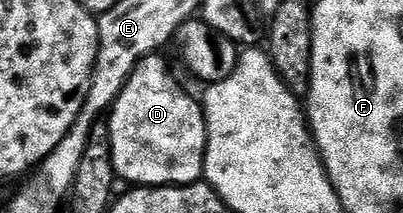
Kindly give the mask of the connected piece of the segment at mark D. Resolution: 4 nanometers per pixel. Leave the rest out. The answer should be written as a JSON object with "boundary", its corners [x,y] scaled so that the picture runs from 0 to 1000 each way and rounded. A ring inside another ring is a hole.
{"boundary":[[[375,258],[347,277],[323,366],[308,390],[298,446],[283,469],[280,512],[268,531],[273,596],[273,704],[285,817],[333,878],[390,878],[397,869],[479,869],[504,845],[506,746],[511,742],[511,545],[499,469],[479,455],[467,423],[412,329],[402,258]]]}

